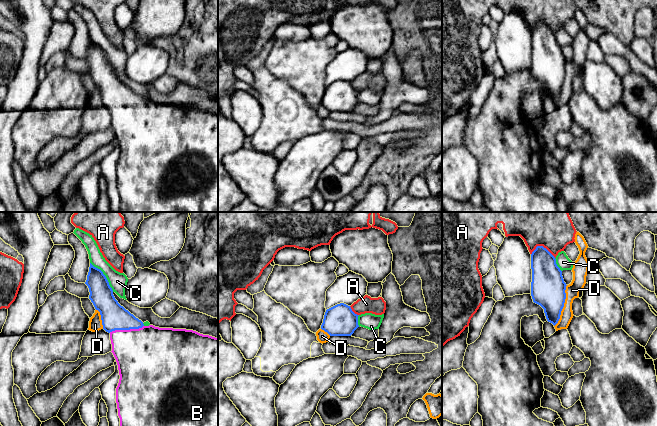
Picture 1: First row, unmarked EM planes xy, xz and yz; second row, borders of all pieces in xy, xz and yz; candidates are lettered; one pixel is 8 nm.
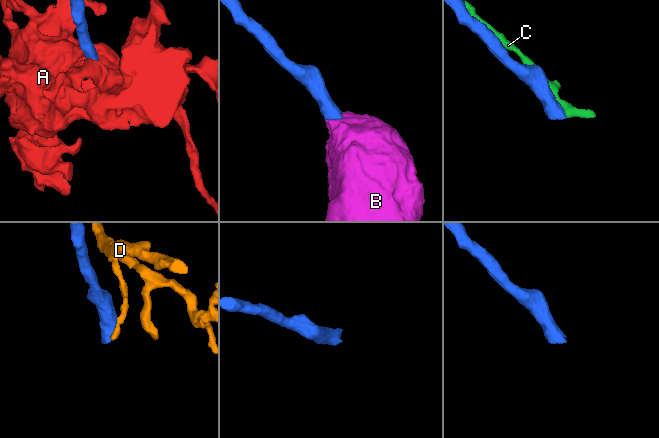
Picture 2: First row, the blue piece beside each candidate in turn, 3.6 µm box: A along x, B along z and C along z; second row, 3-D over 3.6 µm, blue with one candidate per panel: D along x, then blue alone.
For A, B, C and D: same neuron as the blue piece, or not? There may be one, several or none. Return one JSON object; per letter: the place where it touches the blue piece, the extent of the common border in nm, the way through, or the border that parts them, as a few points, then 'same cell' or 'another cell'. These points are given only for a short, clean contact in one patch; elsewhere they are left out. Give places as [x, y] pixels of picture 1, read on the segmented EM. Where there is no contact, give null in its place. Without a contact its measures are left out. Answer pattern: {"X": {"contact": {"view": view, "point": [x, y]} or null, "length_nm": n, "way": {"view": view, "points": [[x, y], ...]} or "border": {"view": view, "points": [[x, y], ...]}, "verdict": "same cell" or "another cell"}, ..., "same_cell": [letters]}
{"A": {"contact": {"view": "yz", "point": [542, 246]}, "length_nm": 200, "verdict": "another cell"}, "B": {"contact": {"view": "xy", "point": [126, 329]}, "length_nm": 280, "way": {"view": "xy", "points": [[114, 316], [126, 329], [132, 343], [143, 355]]}, "verdict": "same cell"}, "C": {"contact": {"view": "xy", "point": [105, 276]}, "length_nm": 300, "verdict": "another cell"}, "D": {"contact": {"view": "yz", "point": [563, 306]}, "length_nm": 360, "border": {"view": "yz", "points": [[567, 285], [564, 306], [560, 318], [554, 326]]}, "verdict": "another cell"}, "same_cell": ["B"]}

